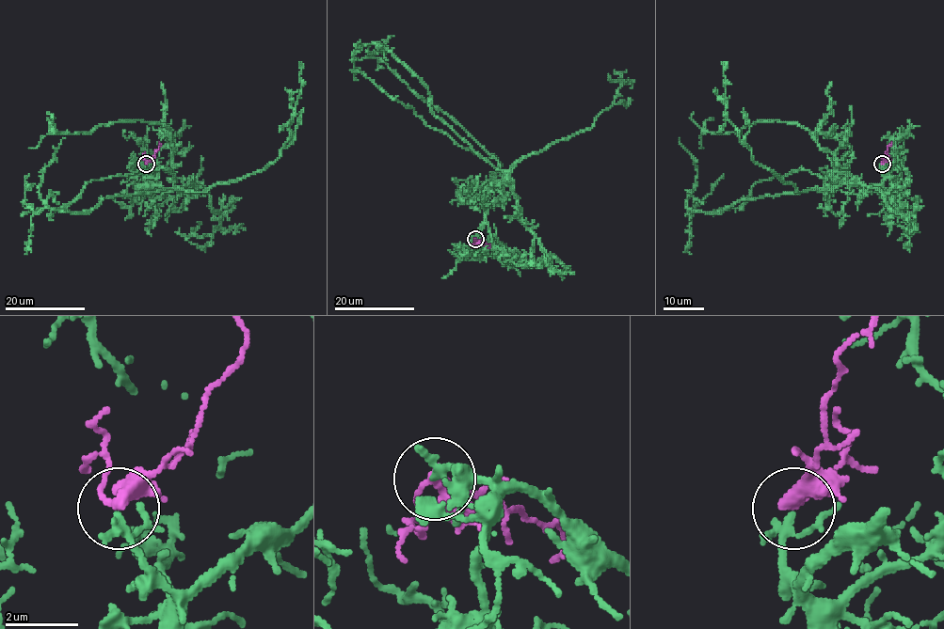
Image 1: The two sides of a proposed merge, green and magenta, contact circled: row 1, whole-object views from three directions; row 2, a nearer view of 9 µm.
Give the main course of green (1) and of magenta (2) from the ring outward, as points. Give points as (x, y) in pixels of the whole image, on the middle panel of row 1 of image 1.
1: (475, 238), (488, 192), (505, 175), (435, 116), (392, 55), (367, 49), (393, 36)
2: (475, 238), (488, 243), (488, 248)

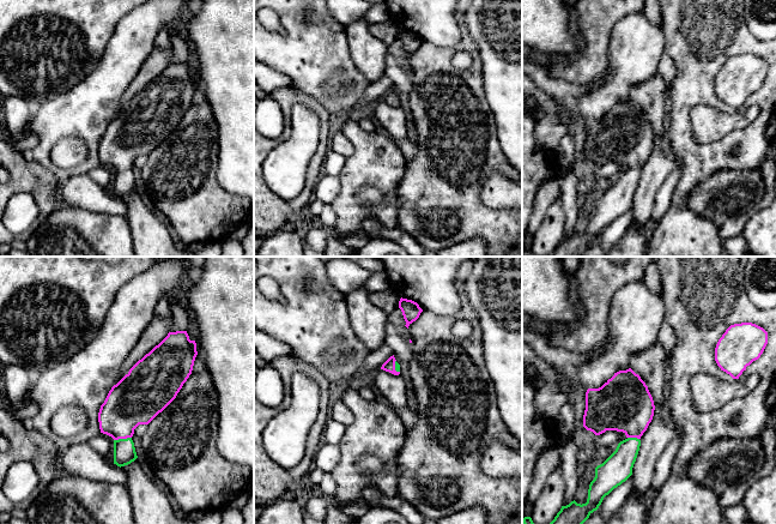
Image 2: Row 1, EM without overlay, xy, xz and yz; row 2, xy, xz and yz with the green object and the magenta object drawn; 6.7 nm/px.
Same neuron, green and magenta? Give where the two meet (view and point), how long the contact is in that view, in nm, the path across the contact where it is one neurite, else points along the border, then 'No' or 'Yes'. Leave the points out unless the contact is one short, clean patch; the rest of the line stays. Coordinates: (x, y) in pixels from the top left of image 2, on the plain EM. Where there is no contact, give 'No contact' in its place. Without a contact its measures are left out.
Touches green at xy (122, 170). Shared border 120 nm. Yes

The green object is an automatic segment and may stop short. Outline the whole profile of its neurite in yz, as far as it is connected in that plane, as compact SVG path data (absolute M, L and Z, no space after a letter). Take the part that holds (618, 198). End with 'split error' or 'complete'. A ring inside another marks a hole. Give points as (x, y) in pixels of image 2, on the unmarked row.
M631 100L619 102L599 120L586 124L583 158L600 167L606 162L623 163L626 170L595 199L586 235L575 231L562 237L547 257L582 257L599 240L604 229L632 206L641 168L654 147L654 132L645 114Z; split error

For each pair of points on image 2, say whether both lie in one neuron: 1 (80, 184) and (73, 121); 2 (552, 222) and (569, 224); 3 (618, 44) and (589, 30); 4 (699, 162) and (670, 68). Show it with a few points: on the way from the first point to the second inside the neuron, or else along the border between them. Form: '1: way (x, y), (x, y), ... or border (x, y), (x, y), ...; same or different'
1: border (85, 174), (72, 174), (59, 181); different
2: border (561, 197), (564, 215), (563, 236); different
3: border (625, 17), (611, 32), (605, 68); different
4: border (665, 54), (674, 64), (674, 78), (670, 88); different

